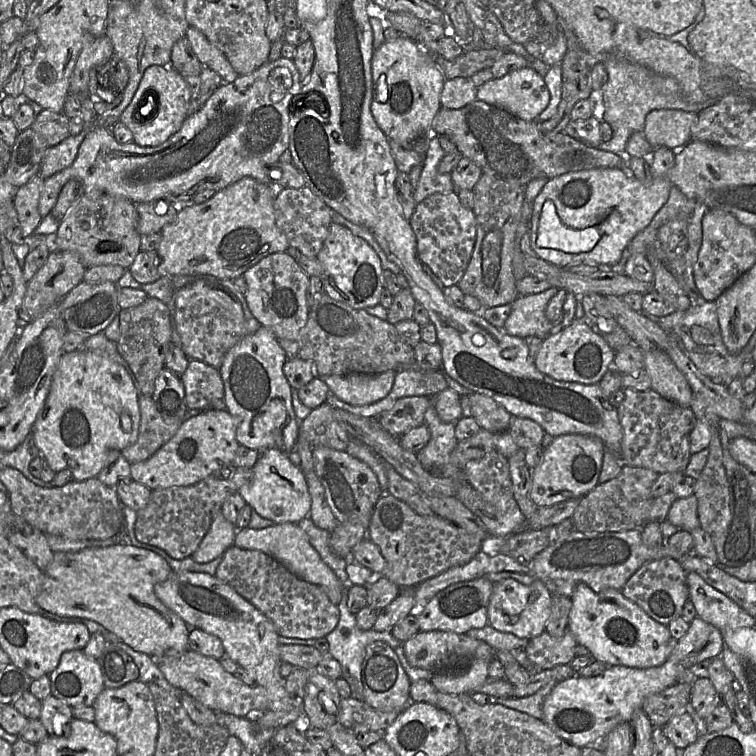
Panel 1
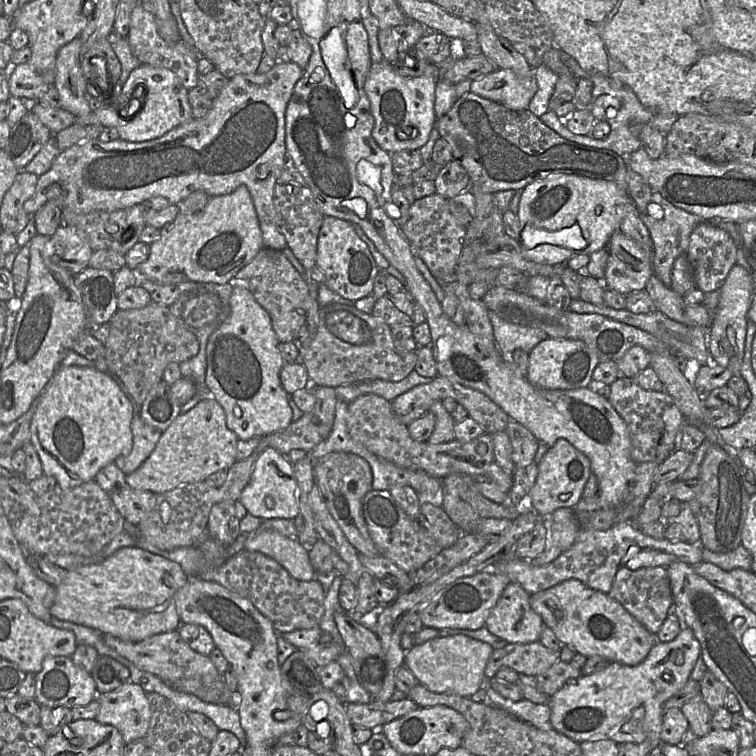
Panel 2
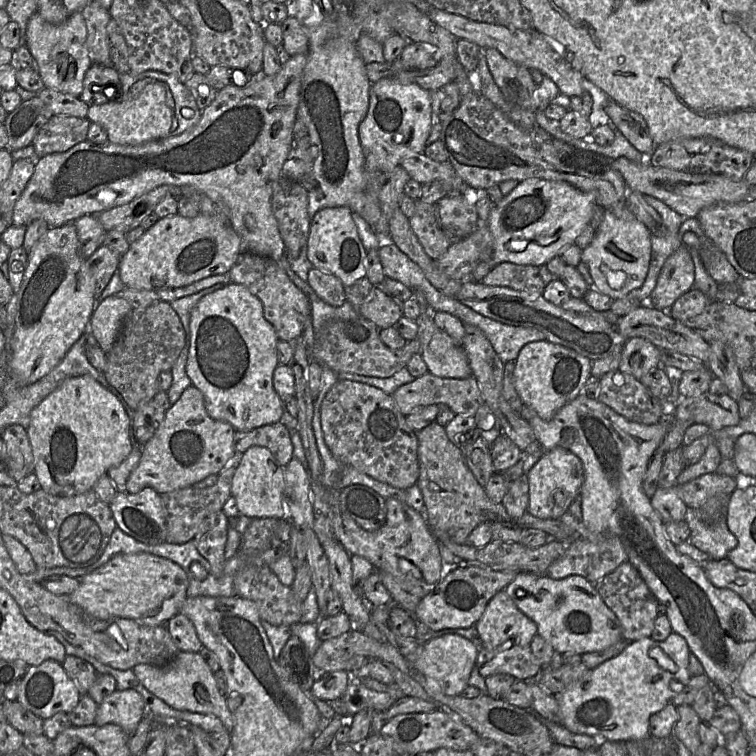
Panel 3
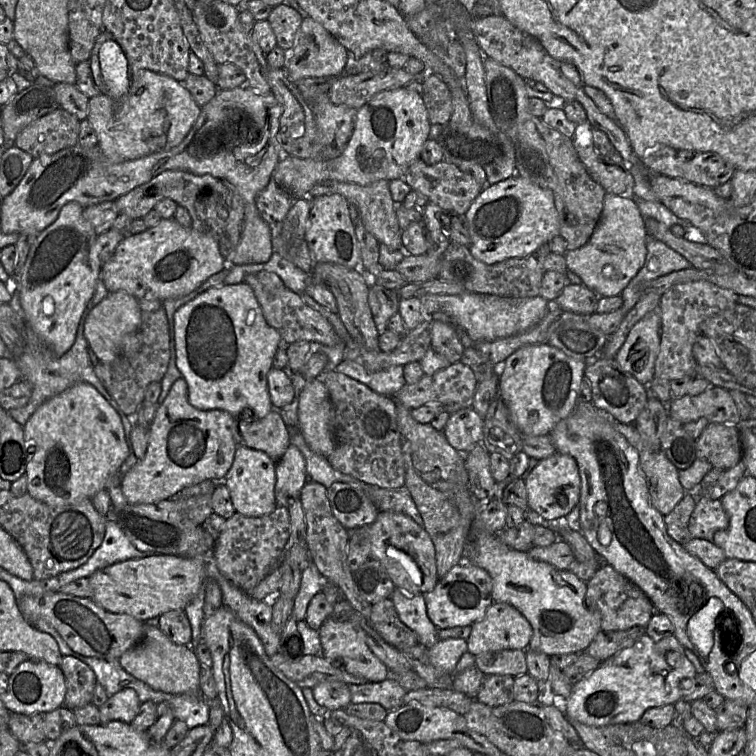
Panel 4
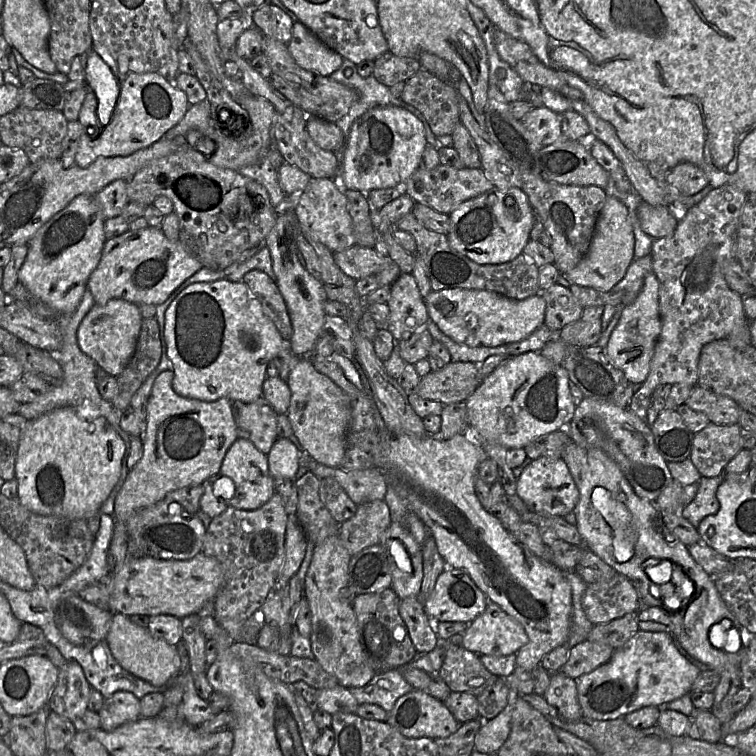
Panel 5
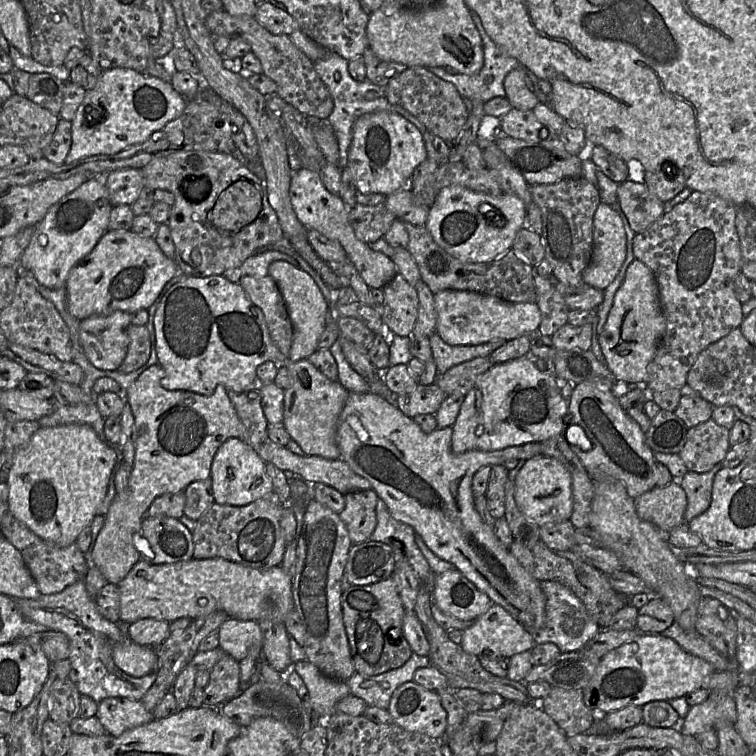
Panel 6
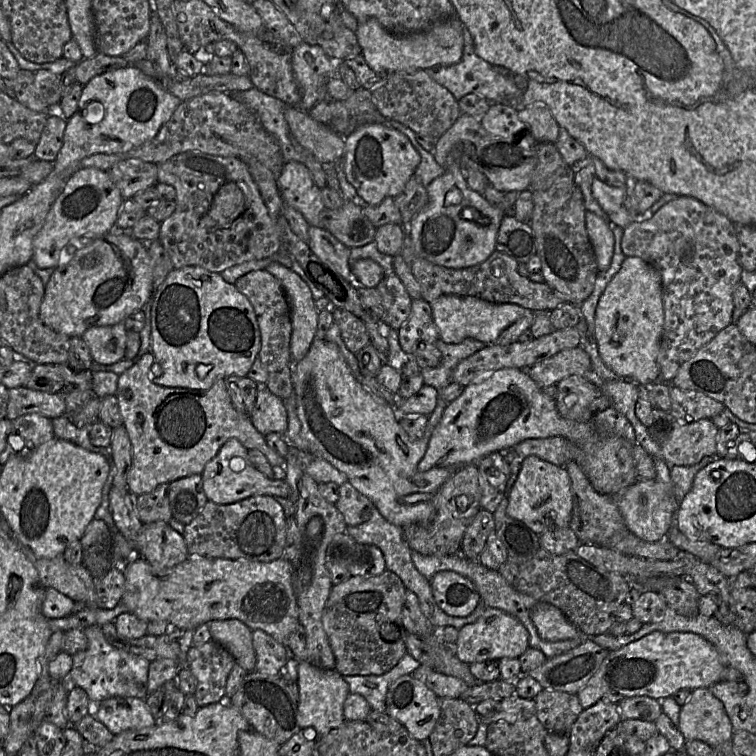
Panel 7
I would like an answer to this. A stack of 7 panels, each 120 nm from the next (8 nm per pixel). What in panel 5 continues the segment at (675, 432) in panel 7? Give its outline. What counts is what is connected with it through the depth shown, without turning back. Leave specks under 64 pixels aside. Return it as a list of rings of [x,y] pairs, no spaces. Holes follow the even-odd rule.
[[[710,422],[693,435],[689,459],[702,477],[721,475],[726,465],[744,449],[740,430],[738,424],[716,425]]]

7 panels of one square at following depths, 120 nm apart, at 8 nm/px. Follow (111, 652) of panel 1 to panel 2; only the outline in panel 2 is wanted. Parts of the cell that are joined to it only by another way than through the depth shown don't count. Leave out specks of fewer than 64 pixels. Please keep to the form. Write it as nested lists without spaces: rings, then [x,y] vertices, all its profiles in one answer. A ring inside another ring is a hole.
[[[100,656],[93,670],[97,694],[102,695],[119,688],[129,681],[130,670],[109,656]]]

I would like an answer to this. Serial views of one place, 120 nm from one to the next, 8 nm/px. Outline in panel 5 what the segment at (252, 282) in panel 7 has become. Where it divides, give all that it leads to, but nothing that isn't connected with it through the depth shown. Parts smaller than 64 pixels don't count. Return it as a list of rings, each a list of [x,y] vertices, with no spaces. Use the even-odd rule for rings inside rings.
[[[260,270],[247,272],[242,281],[260,301],[264,313],[273,322],[282,338],[289,341],[292,335],[292,324],[286,303],[275,281]]]

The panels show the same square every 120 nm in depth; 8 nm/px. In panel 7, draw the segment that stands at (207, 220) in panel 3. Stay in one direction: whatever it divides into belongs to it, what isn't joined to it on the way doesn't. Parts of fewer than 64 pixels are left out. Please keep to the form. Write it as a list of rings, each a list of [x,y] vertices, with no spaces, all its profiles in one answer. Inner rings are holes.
[[[113,229],[54,269],[44,285],[39,315],[56,332],[81,337],[90,327],[124,321],[128,315],[142,310],[152,295],[153,272],[148,245],[130,232]]]

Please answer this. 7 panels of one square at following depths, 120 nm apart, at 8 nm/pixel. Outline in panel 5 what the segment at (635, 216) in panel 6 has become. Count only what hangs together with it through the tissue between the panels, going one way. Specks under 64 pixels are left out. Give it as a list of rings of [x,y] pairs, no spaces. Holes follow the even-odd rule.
[[[642,201],[637,208],[637,217],[641,229],[653,239],[672,235],[677,220],[666,206],[653,206]]]

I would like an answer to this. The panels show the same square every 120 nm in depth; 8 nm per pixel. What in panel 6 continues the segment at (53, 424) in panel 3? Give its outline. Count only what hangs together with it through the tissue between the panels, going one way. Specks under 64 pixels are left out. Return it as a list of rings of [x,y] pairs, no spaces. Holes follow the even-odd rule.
[[[89,425],[41,427],[27,446],[15,454],[6,481],[9,487],[7,503],[13,515],[41,539],[58,547],[67,547],[75,543],[86,527],[91,526],[107,494],[110,475],[116,463],[114,447],[102,440]]]

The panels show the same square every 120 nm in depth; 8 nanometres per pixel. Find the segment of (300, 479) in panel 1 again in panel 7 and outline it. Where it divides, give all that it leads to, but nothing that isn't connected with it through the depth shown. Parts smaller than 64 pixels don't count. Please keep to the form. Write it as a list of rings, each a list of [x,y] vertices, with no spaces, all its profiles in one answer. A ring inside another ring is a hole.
[[[235,438],[228,439],[201,473],[205,495],[216,504],[231,504],[255,495],[289,498],[291,488],[285,480],[269,479],[257,470],[248,456],[248,449]]]

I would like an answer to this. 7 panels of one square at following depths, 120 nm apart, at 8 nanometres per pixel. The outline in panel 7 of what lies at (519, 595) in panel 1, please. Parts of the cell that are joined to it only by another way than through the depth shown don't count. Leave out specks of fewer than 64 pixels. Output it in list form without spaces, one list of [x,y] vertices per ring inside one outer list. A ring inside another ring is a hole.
[[[486,607],[476,621],[461,627],[455,642],[457,657],[468,664],[485,660],[518,658],[529,647],[528,630],[513,616],[497,609]]]

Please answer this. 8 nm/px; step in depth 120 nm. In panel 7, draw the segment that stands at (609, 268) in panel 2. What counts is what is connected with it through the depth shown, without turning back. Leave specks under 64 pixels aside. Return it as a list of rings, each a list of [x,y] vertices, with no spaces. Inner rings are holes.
[[[586,210],[585,224],[599,272],[606,271],[614,254],[615,238],[609,221]]]

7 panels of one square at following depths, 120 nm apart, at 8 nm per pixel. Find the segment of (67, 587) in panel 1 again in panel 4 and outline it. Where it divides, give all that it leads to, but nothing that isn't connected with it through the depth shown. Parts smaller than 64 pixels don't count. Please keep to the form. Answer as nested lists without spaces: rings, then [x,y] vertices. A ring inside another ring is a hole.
[[[155,555],[113,564],[89,577],[92,587],[91,599],[108,612],[127,614],[142,622],[159,618],[170,611],[184,610],[205,580],[205,566],[202,557],[207,556]]]

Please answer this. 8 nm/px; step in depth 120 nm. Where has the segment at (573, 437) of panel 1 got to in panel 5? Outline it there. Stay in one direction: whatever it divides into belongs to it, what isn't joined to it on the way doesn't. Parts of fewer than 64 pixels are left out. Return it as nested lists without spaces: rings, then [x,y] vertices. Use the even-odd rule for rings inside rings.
[[[562,458],[533,460],[517,479],[517,494],[531,511],[541,515],[564,517],[575,509],[579,501],[579,490]]]

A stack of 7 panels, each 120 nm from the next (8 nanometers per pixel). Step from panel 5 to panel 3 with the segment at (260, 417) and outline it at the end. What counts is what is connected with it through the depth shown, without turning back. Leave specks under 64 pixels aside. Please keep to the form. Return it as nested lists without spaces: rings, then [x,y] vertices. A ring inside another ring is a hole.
[[[281,422],[254,428],[250,431],[235,431],[234,448],[241,455],[251,447],[268,449],[282,467],[293,458],[291,432]]]

